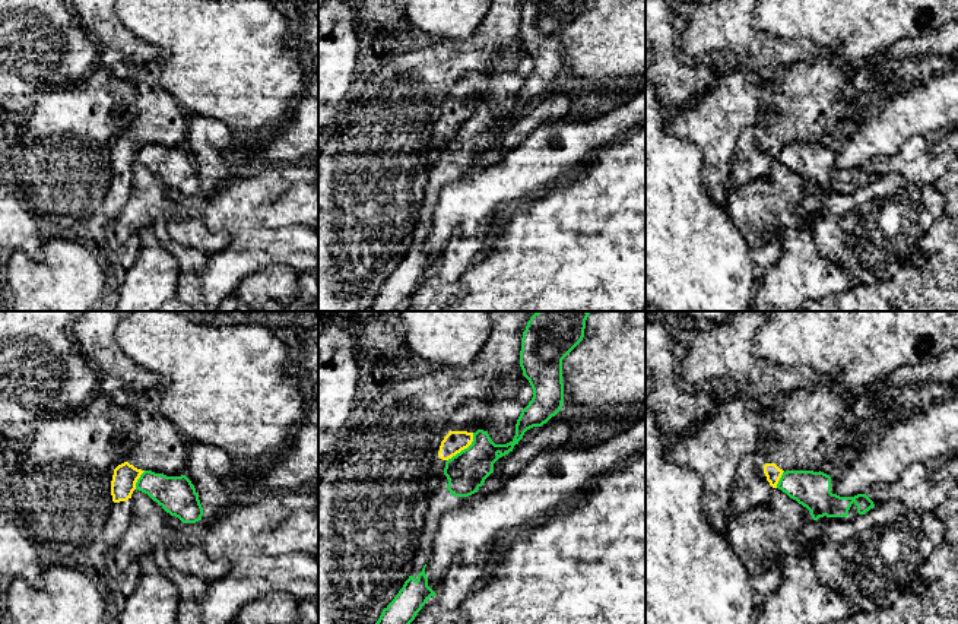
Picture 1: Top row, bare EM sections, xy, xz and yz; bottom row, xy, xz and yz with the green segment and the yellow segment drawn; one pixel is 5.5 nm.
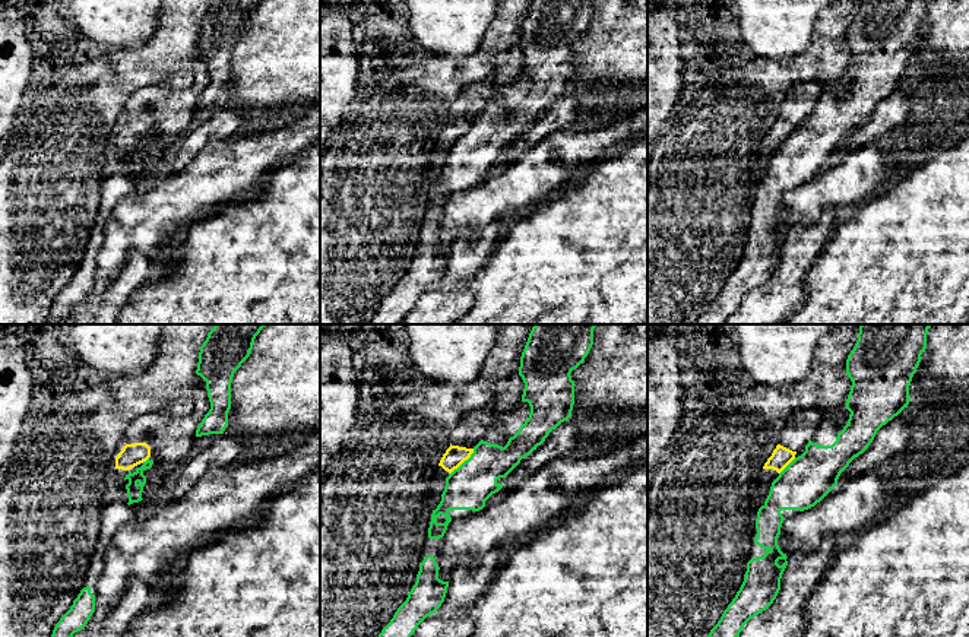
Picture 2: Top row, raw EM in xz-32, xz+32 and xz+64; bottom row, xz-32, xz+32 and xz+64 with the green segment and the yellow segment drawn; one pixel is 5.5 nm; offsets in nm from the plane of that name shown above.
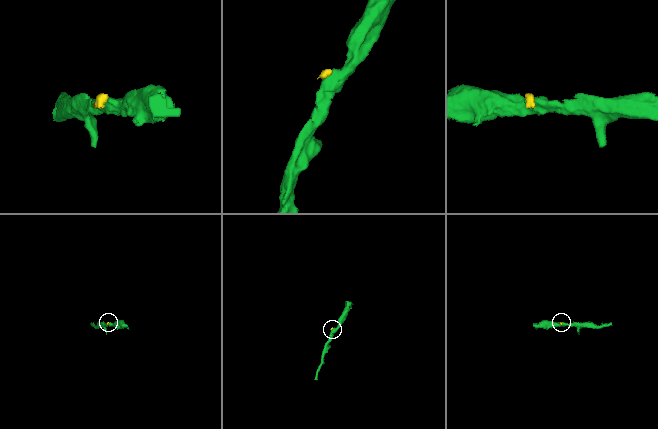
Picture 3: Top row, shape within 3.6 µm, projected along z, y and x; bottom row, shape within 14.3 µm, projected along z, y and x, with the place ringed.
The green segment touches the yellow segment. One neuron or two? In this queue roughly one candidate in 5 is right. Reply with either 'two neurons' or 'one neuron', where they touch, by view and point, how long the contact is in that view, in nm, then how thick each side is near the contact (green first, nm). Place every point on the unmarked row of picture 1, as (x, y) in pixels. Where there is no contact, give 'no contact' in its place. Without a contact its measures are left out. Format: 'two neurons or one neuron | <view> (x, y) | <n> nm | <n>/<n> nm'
two neurons | xz (465, 122) | 220 nm | 220/120 nm

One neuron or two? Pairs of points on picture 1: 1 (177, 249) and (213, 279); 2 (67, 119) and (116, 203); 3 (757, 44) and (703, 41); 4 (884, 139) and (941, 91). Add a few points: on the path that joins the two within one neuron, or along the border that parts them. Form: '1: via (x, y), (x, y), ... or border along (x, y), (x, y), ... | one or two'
1: border along (208, 255), (200, 274), (202, 295) | two
2: border along (111, 155), (113, 179), (102, 203), (104, 222) | two
3: via (744, 40), (716, 40) | one
4: via (898, 124), (911, 111), (926, 105) | one

